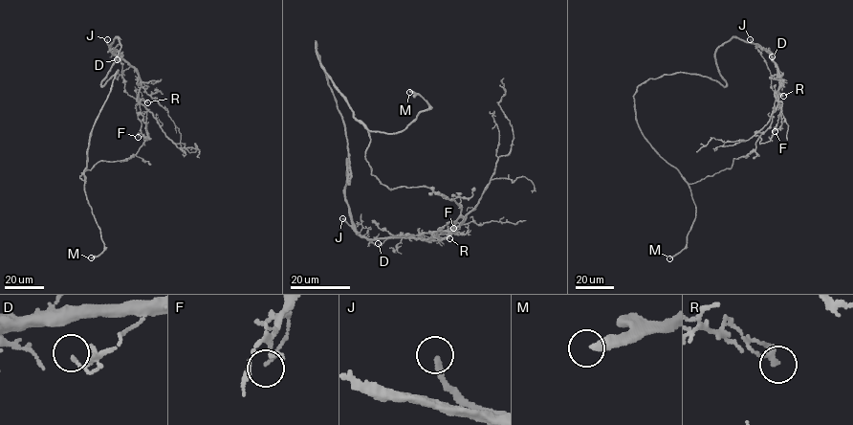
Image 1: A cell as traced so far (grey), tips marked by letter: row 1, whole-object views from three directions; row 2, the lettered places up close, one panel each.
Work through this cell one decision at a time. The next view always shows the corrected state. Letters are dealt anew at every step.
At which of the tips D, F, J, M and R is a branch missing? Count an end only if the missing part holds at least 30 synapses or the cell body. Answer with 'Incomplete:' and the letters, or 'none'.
Incomplete: J, M

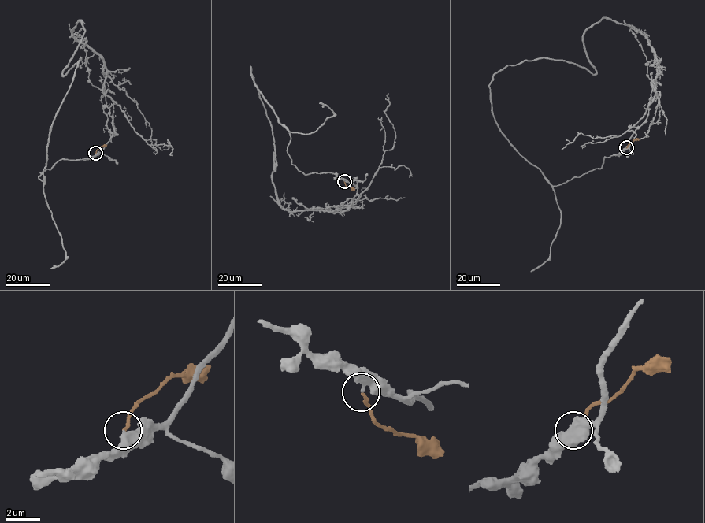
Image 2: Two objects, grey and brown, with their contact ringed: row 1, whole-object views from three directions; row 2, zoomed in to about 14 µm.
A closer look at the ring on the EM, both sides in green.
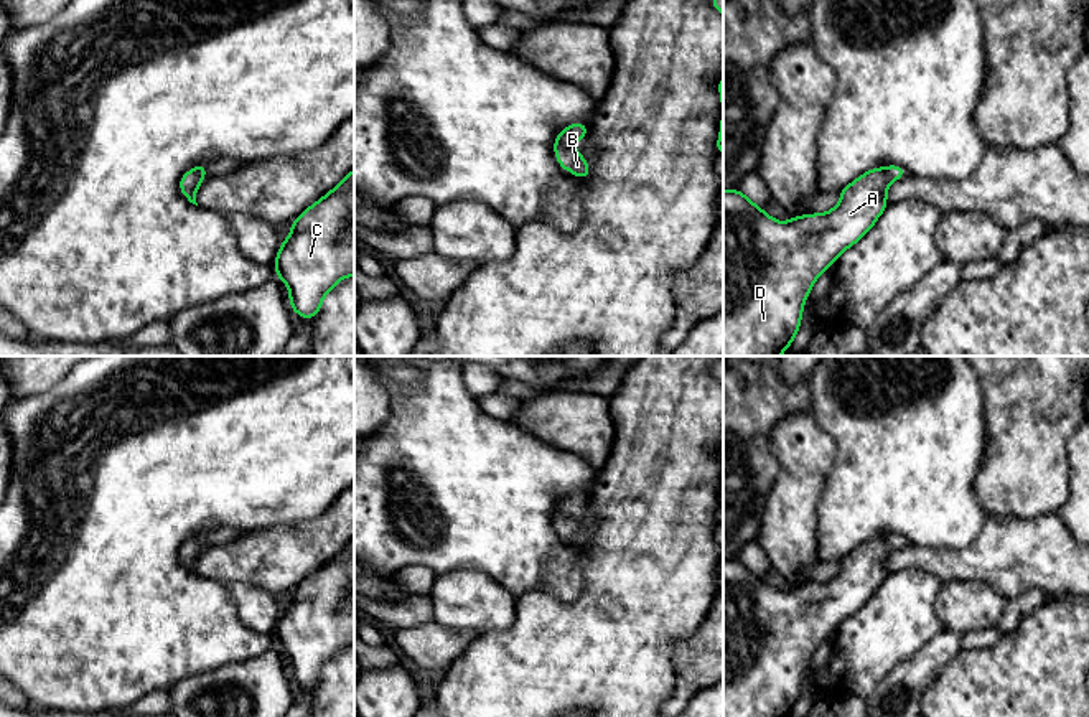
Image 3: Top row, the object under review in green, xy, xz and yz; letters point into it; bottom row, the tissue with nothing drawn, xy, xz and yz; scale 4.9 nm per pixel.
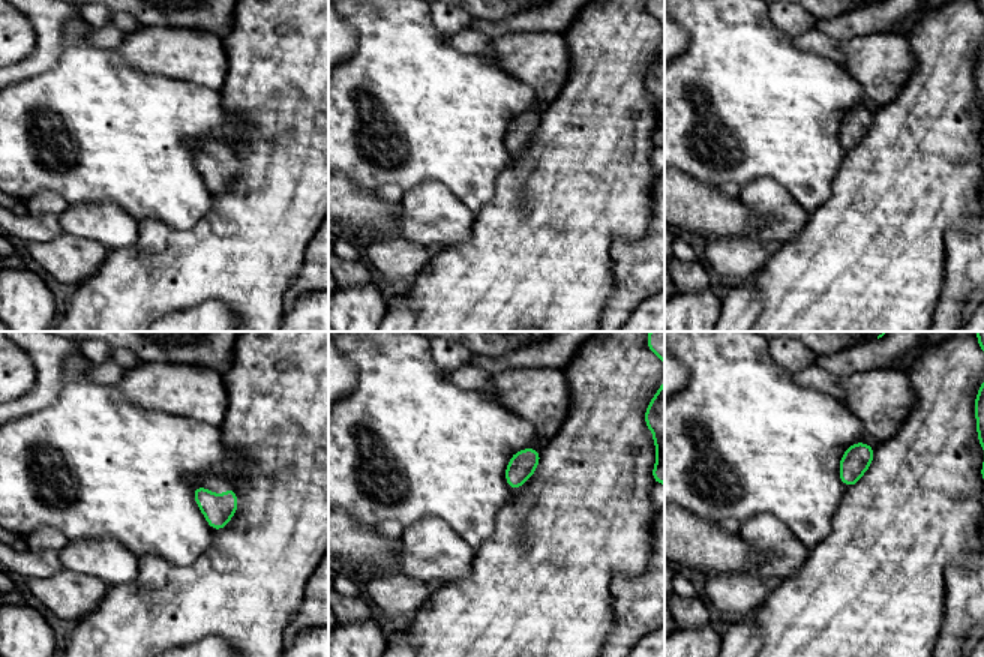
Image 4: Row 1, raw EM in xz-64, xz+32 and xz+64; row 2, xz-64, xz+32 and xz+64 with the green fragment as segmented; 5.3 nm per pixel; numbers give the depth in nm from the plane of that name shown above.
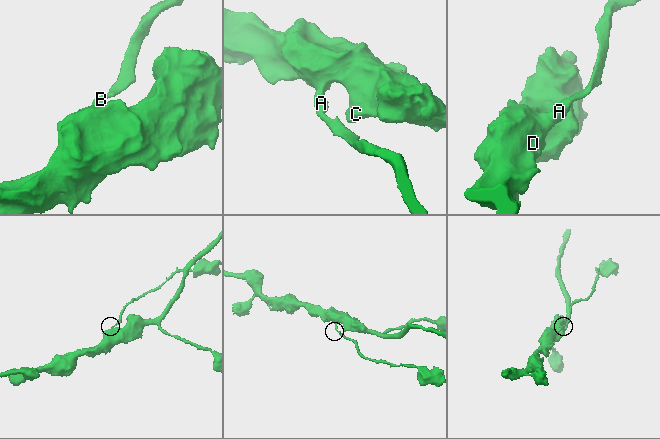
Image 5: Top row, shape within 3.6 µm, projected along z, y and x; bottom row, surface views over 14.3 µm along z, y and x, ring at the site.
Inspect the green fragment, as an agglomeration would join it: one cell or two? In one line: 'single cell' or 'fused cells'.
single cell

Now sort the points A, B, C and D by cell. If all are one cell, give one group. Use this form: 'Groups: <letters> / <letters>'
Groups: A B C D

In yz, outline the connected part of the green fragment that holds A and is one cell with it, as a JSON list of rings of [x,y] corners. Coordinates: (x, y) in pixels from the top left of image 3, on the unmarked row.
[[[898,534],[872,537],[840,559],[840,572],[832,580],[792,585],[789,592],[773,588],[740,559],[723,560],[723,717],[789,717],[816,648],[872,598],[888,575],[888,555],[906,542]]]

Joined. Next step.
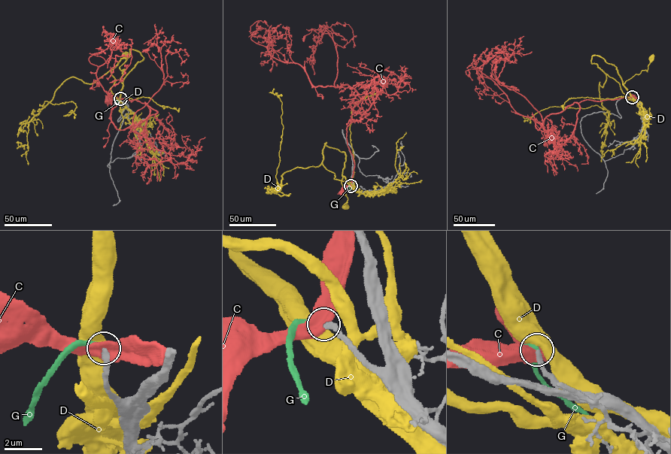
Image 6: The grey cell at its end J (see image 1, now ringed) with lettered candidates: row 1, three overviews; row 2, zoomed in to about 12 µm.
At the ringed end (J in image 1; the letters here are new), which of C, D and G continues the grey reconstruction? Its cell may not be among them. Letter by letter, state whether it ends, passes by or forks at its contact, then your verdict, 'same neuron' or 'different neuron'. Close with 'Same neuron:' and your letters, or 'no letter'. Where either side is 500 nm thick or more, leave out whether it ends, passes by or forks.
C: it passes by; different neuron
D: different neuron
G: it ends there; same neuron
Same neuron: G

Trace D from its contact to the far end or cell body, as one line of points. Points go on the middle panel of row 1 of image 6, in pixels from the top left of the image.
D: (350, 186), (343, 177), (341, 181), (347, 200), (344, 204), (347, 204), (345, 207)

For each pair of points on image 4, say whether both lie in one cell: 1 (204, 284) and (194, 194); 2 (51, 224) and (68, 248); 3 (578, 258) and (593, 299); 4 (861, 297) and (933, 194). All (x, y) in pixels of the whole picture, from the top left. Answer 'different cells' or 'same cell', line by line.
1: different cells
2: different cells
3: same cell
4: same cell

